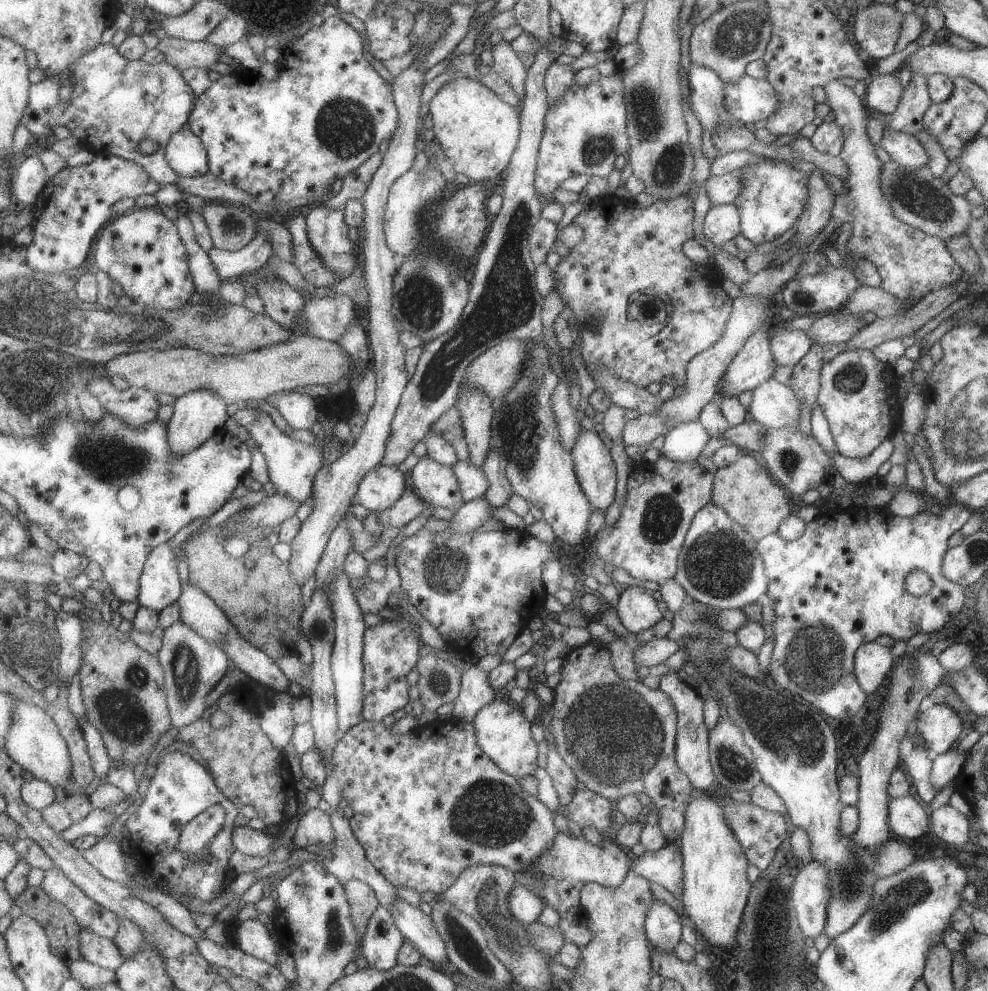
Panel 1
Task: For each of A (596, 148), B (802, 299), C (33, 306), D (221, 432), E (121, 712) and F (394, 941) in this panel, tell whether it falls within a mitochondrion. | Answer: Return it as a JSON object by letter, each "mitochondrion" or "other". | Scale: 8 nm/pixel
{"A":"mitochondrion","B":"mitochondrion","C":"mitochondrion","D":"other","E":"mitochondrion","F":"other"}

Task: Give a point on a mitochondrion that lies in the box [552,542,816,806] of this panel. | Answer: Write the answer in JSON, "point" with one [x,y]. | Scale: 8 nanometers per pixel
{"point":[619,737]}

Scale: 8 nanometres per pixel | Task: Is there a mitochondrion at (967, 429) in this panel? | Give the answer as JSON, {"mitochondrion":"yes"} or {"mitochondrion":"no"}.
{"mitochondrion":"yes"}

